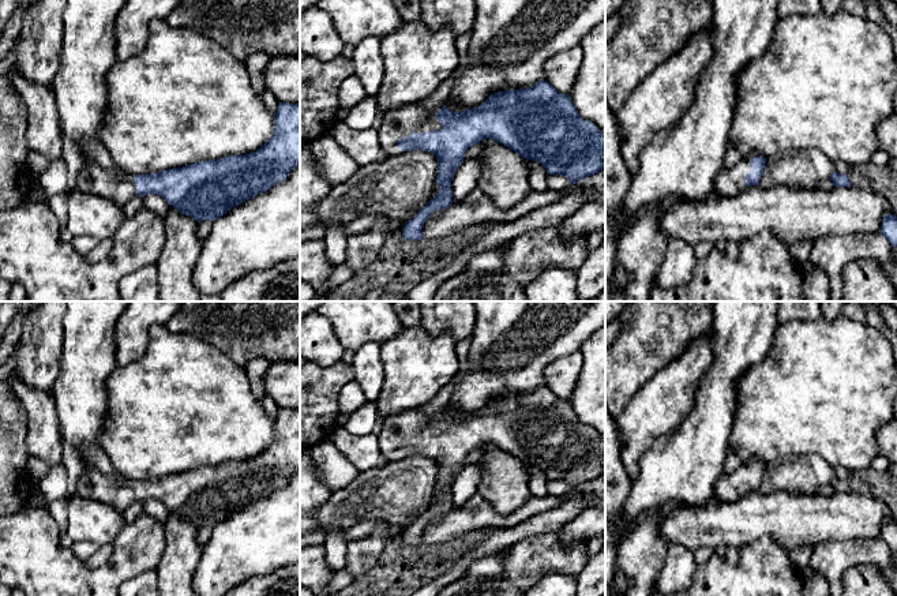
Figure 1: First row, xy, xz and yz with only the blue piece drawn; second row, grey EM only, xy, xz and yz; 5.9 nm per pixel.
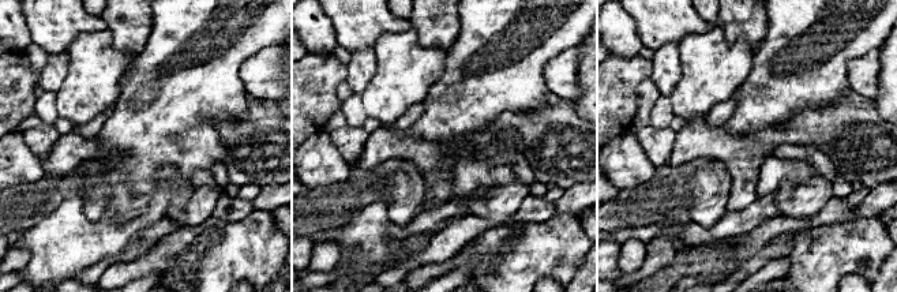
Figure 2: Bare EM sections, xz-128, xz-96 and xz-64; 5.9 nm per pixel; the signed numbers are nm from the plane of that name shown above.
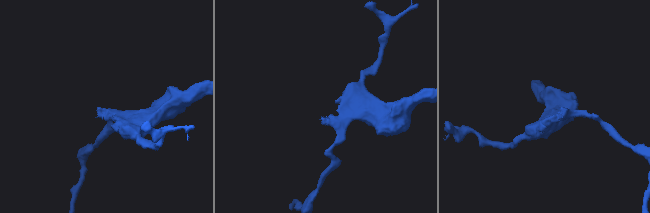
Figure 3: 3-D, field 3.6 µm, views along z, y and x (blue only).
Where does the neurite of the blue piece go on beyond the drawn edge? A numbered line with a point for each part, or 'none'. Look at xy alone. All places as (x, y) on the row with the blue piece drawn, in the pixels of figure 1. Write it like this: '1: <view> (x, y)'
1: xy (117, 186)

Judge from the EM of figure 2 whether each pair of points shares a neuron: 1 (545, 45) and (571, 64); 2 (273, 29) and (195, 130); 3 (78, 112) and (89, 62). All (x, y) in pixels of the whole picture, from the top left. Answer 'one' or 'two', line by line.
1: two
2: one
3: one

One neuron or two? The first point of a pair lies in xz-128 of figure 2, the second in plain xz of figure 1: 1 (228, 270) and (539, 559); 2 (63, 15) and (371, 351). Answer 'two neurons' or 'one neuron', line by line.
1: one neuron
2: two neurons

